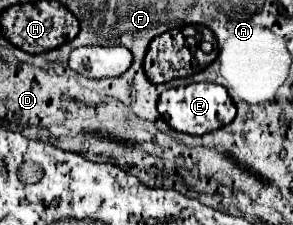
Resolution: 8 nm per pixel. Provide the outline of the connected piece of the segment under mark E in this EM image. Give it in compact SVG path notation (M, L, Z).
M200 82L200 84L190 84L186 88L176 88L176 90L172 88L162 92L158 100L158 112L178 132L208 134L216 128L230 124L236 116L236 106L222 86L212 82Z

